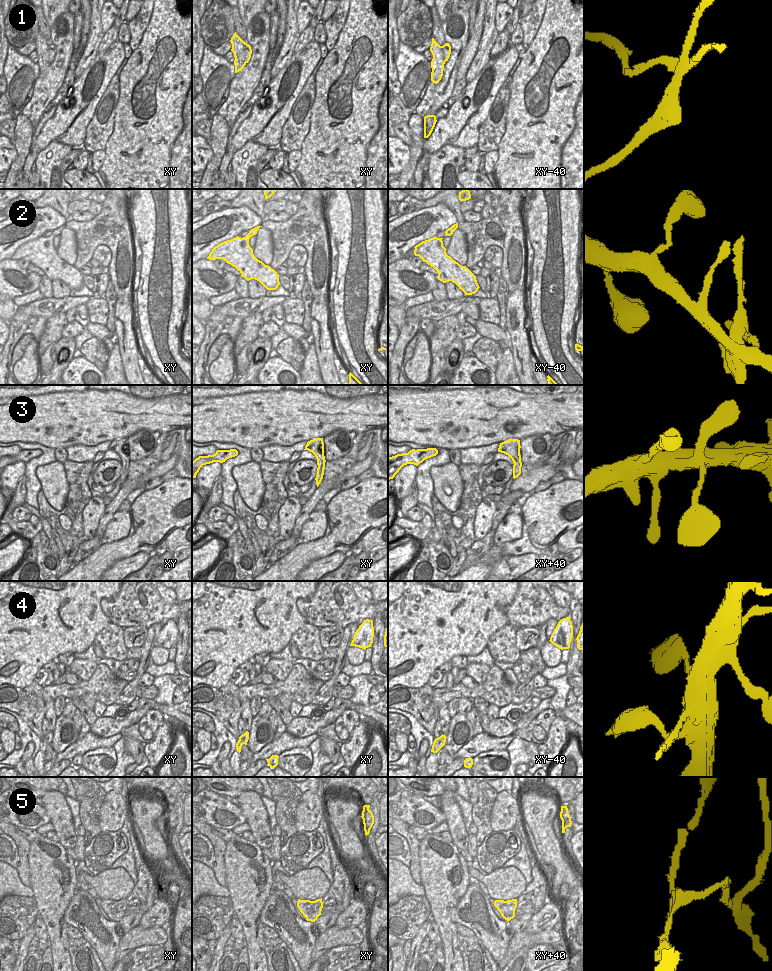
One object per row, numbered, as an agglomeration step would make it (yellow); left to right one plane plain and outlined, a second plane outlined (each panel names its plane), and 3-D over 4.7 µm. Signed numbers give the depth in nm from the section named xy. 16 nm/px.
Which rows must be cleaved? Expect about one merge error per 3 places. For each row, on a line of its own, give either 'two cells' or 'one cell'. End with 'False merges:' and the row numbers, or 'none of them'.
1: two cells
2: one cell
3: one cell
4: one cell
5: two cells
False merges: 1, 5

